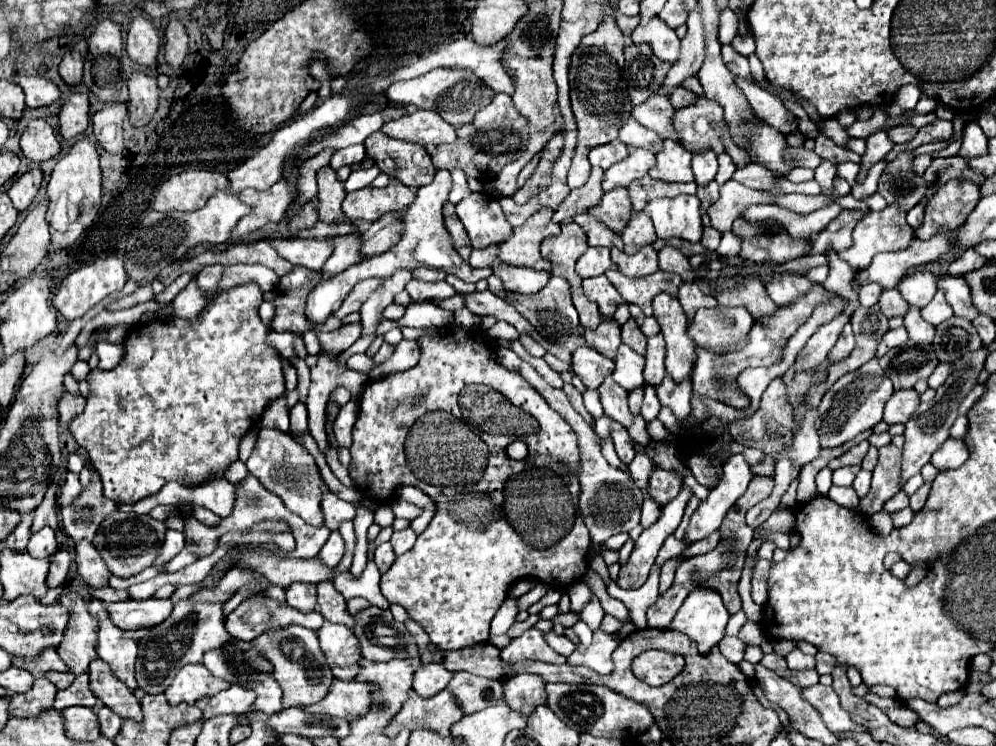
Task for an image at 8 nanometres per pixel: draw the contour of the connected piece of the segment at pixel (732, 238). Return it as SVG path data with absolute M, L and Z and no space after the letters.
M724 233L722 235L722 241L716 249L722 257L734 257L740 253L740 239L734 235L734 233Z

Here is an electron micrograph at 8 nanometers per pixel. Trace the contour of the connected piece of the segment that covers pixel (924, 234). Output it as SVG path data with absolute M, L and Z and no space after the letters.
M952 179L940 185L928 199L924 209L924 223L916 231L918 239L932 237L938 227L946 225L958 229L980 201L980 187L968 179Z

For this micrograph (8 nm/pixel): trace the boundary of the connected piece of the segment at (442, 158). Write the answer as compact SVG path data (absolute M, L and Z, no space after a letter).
M496 93L488 107L482 107L474 121L456 129L456 143L440 145L436 153L432 153L432 163L436 169L462 169L466 175L476 177L482 183L494 181L504 165L518 159L520 153L528 145L528 125L526 119L520 117L512 105L510 95Z

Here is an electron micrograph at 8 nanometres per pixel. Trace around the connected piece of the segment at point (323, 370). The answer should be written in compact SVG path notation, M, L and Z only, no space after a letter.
M322 353L318 355L316 367L312 367L312 383L310 383L310 393L308 393L308 415L310 415L310 435L314 437L318 449L322 455L326 453L328 447L328 437L324 429L324 409L330 393L339 386L345 386L353 398L361 395L368 381L368 376L364 373L358 373L352 369L342 369L338 359L328 359Z

